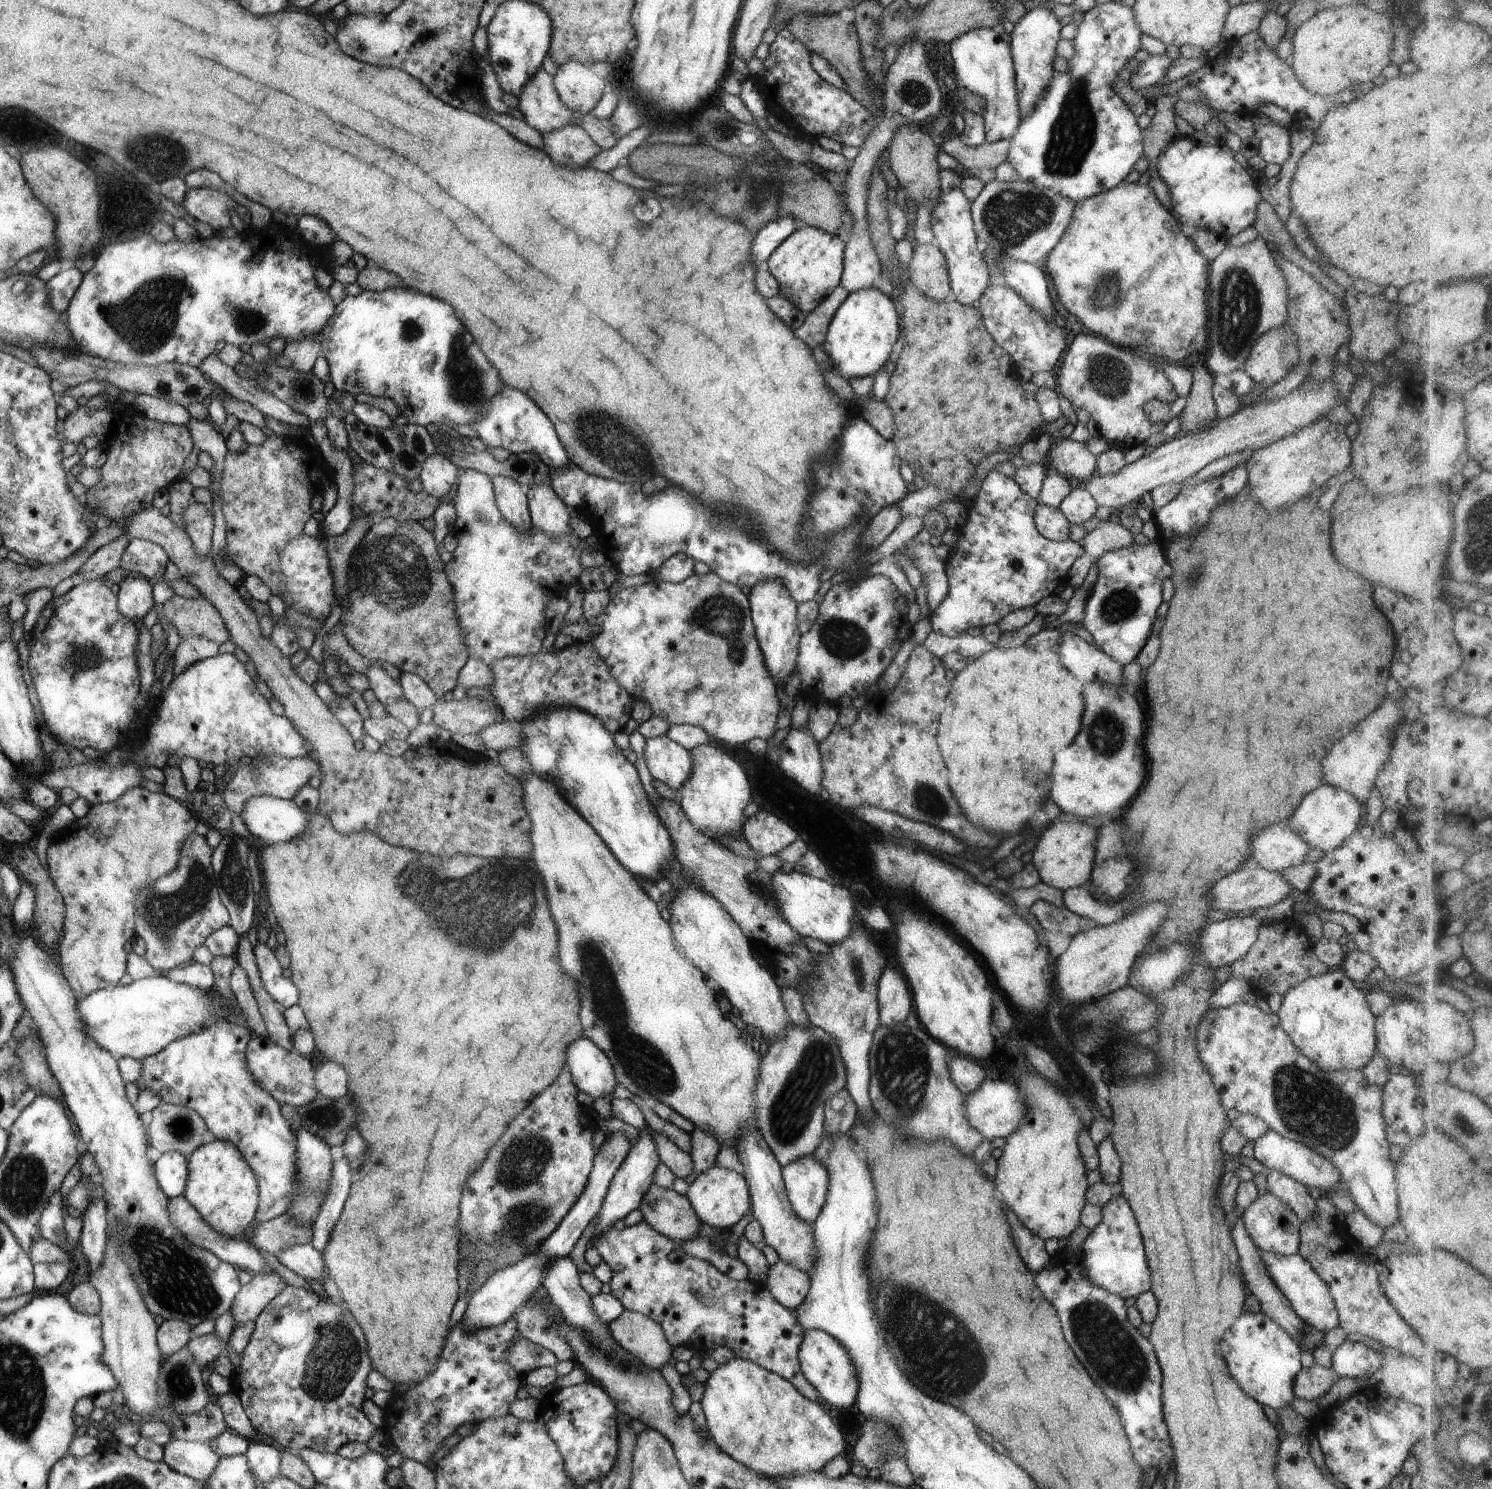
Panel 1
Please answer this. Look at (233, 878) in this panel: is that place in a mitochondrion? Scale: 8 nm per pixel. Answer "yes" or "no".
yes

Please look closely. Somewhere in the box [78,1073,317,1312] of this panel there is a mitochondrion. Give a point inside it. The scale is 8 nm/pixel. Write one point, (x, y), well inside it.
(183, 1129)

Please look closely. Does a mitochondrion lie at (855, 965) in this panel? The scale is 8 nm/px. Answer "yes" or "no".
yes

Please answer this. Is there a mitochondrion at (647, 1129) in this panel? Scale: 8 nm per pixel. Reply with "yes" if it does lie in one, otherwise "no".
no

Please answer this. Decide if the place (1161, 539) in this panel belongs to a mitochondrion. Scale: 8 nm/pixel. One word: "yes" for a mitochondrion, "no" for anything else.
no

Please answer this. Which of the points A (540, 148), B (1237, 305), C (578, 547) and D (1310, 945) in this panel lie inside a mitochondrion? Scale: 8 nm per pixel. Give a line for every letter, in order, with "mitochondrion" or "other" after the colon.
A: other
B: mitochondrion
C: other
D: other

